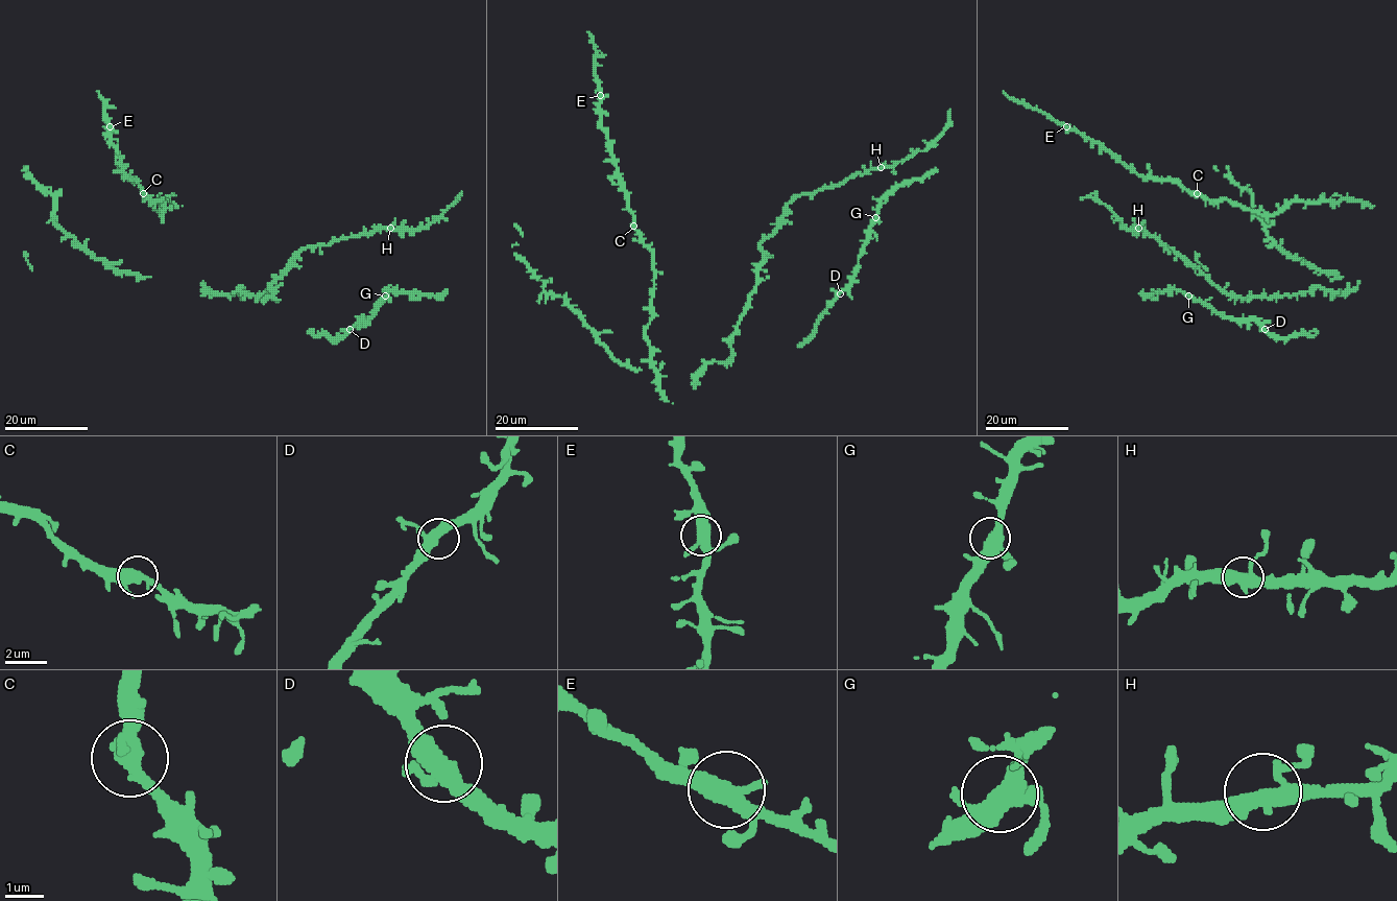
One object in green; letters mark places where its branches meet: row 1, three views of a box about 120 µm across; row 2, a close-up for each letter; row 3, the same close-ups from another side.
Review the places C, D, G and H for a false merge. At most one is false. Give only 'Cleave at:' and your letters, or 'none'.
Cleave at: none

